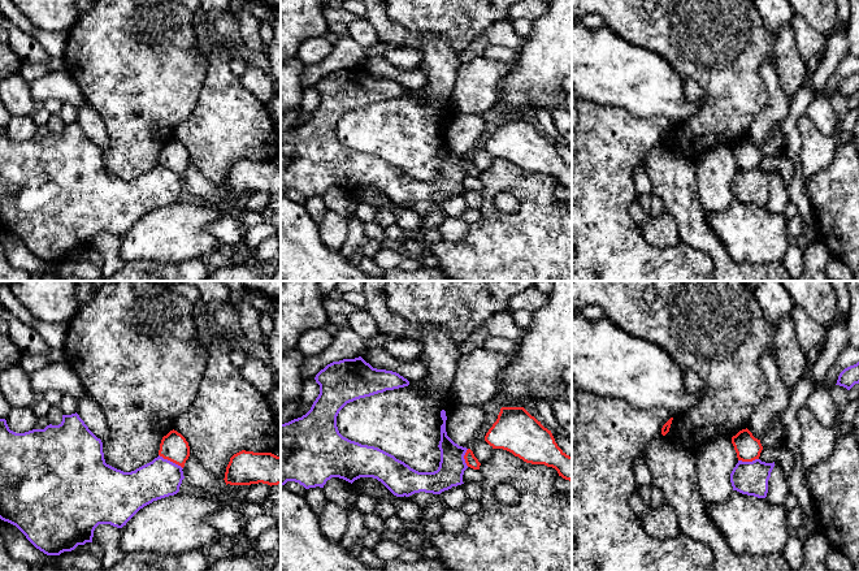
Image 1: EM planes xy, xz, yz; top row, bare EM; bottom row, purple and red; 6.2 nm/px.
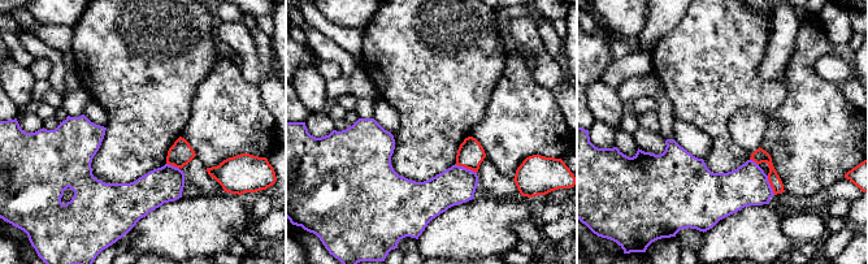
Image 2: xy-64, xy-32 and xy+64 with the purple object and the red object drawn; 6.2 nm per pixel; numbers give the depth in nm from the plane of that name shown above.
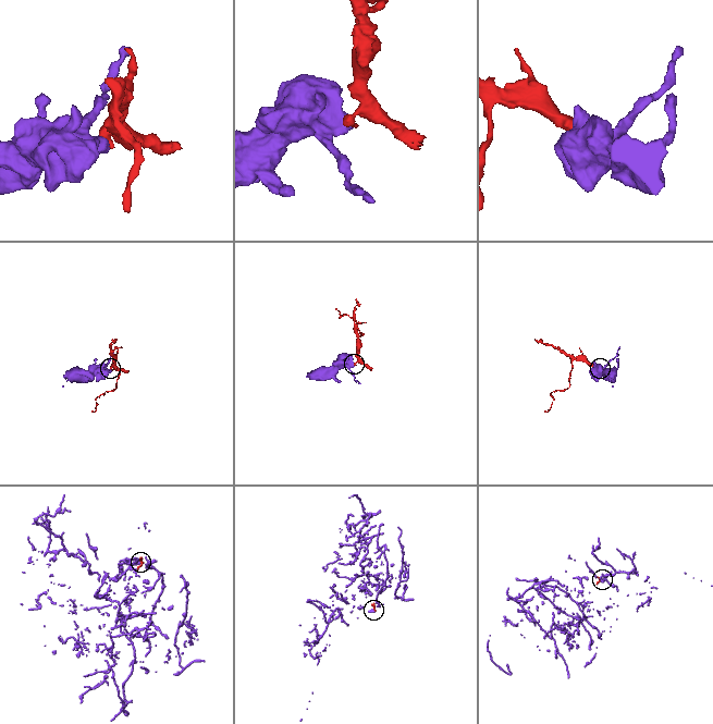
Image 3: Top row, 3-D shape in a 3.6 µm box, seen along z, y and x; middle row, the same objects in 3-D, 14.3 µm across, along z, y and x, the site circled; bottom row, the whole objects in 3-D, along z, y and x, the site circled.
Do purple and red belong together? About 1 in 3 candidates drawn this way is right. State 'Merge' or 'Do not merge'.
Do not merge

